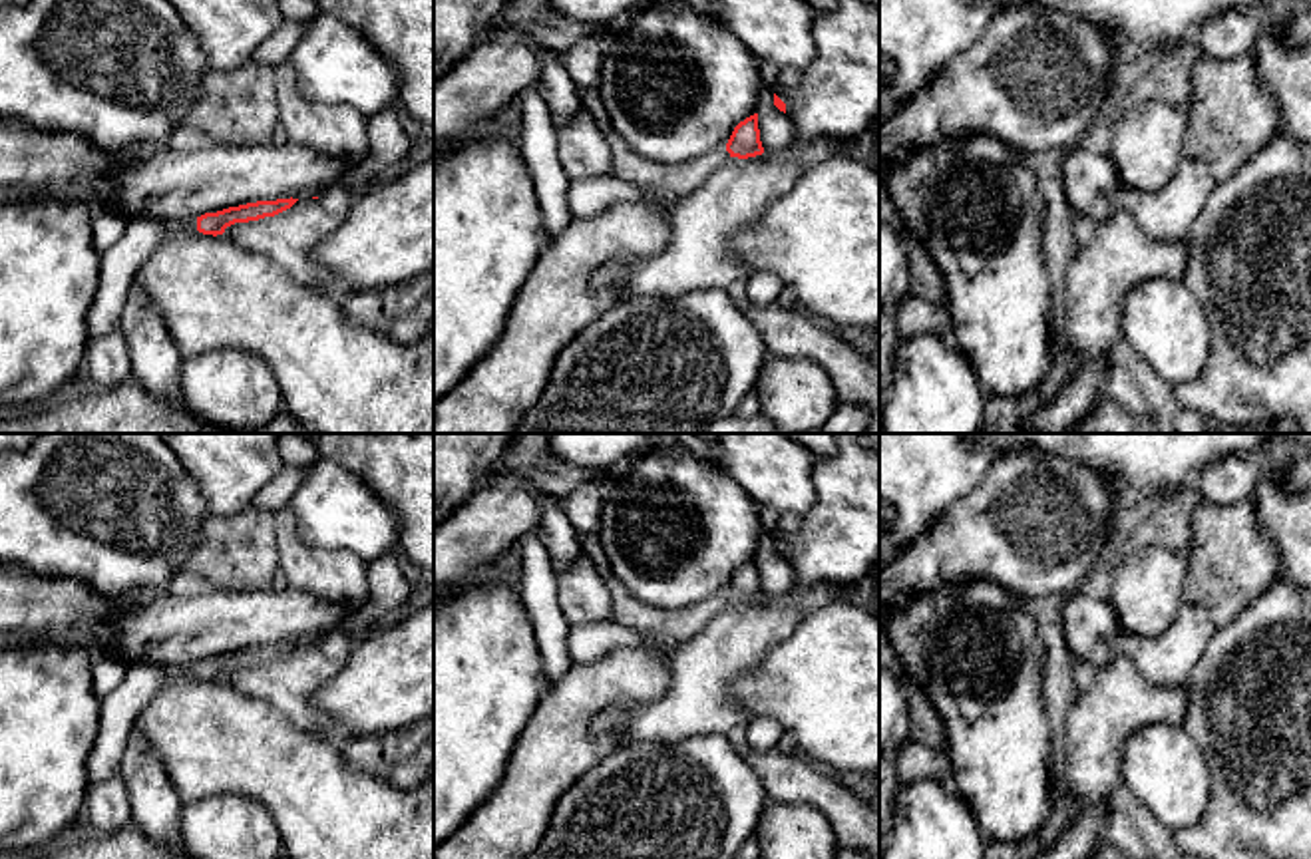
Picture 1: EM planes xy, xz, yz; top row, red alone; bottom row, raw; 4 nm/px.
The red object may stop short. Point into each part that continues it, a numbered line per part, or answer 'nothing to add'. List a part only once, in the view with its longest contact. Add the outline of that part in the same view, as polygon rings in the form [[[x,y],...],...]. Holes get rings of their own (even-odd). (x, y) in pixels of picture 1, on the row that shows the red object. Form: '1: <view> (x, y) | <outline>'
1: xy (118, 267) | [[[129,219],[121,239],[99,255],[99,286],[88,314],[90,342],[119,328],[123,304],[139,266],[173,233],[199,233],[197,219]]]

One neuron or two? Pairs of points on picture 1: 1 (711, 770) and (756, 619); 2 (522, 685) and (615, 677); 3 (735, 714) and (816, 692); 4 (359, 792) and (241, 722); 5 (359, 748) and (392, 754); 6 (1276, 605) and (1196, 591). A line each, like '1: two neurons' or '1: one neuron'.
1: two neurons
2: two neurons
3: two neurons
4: one neuron
5: one neuron
6: two neurons

